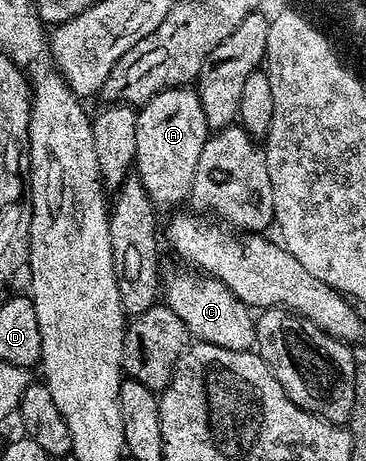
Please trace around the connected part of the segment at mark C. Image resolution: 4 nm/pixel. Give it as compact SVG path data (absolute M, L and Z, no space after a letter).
M190 268L174 270L164 278L164 305L172 308L188 328L191 339L211 342L229 350L250 350L255 345L255 315L218 278Z

